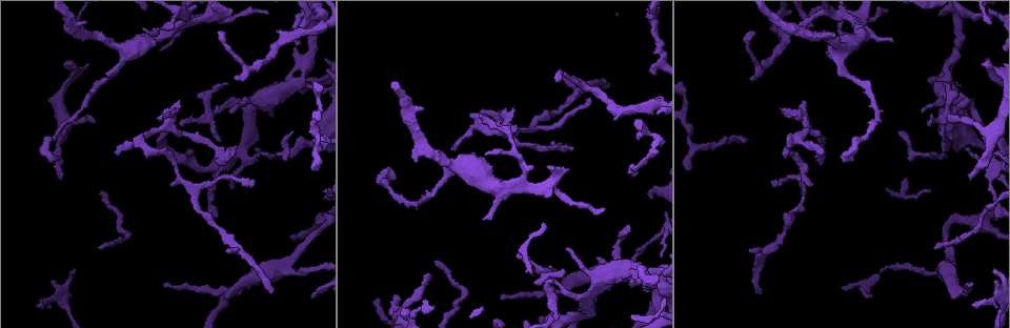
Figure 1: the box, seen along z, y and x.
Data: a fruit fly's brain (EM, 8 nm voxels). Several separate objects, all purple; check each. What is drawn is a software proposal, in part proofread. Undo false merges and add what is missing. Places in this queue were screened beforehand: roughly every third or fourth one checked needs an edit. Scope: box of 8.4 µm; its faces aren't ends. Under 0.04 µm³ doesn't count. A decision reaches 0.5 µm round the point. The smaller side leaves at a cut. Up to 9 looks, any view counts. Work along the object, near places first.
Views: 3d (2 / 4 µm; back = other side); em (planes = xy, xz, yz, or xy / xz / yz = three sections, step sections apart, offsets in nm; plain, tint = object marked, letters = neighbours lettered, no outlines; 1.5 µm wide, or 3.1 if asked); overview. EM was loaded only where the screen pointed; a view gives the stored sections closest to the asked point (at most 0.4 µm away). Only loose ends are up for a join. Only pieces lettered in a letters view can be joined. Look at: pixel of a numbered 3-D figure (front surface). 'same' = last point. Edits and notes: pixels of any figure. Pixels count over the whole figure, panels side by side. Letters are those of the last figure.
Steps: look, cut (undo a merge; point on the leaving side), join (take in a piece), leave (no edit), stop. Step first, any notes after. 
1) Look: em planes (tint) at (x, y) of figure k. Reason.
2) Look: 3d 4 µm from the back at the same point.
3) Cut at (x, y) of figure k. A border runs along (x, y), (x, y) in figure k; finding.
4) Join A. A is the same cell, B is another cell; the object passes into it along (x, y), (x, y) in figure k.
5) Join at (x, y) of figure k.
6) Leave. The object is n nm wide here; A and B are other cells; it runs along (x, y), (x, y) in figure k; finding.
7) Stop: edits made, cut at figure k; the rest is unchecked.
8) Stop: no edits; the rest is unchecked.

Look: 3d 2 µm at (481, 115) of figure 1. Branch stops here.

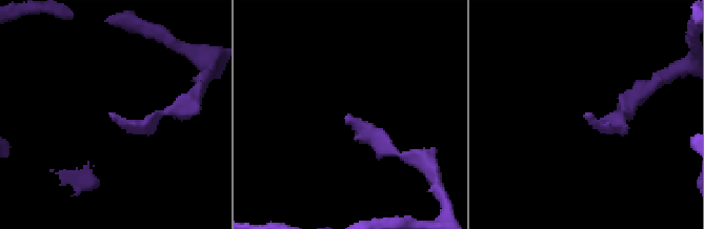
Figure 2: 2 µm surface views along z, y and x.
Look: em xz step 8 (letters) at (111, 116) of figure 2. Now the EM.

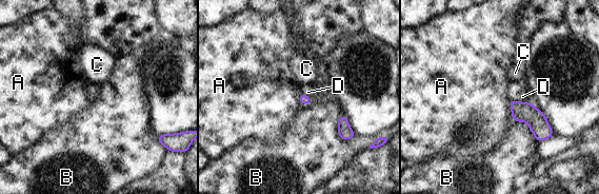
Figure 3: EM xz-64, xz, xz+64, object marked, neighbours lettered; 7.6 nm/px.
Leave. A, B, C and D are other cells; a border runs along (300, 92), (300, 104) in figure 3; no lettered piece goes on from it.

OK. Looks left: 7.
Look: em xy step 8 (letters) at (253, 181) of figure 1. Tapers out.

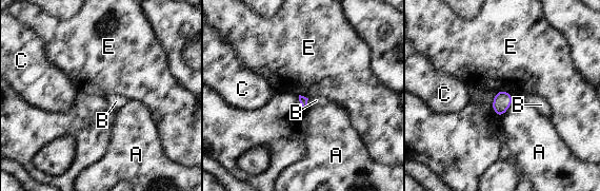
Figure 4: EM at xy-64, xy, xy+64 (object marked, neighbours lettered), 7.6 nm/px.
Leave. A, B, C and E are other cells; a border runs along (496, 92), (507, 92), (513, 98) in figure 4; none of them fits.

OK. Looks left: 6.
Look: em yz step 4 (tint) at (761, 292) of figure 1. An open end.

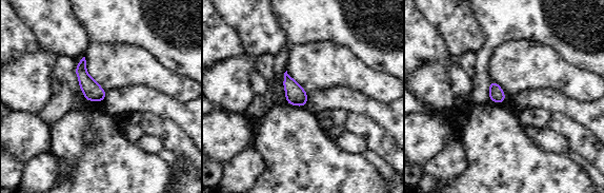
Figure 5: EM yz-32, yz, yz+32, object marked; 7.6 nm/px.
Look: em planes (letters) at the same point. Another direction.

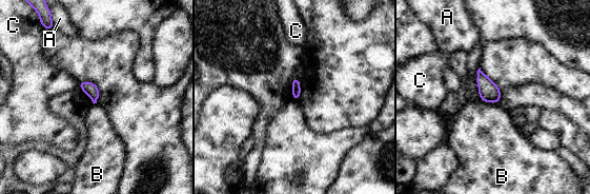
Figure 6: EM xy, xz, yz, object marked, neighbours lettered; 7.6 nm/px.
Leave. A, B and C are other cells; a border runs along (479, 99), (485, 102), (496, 103) in figure 6; none of them fits.

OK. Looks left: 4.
Look: em planes (letters) at (969, 177) of figure 1. An open end.

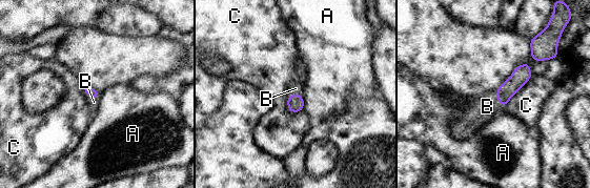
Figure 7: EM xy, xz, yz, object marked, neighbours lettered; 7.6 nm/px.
Join B. B is the same cell, A and C are other cells; the object passes into it along (521, 76), (497, 99), (487, 106) in figure 7; it goes on there.

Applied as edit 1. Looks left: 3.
Stop: edits made, join at figure 7; the rest is unchecked.

